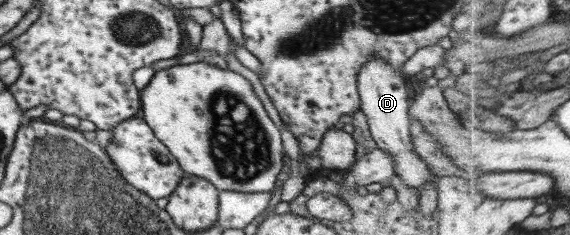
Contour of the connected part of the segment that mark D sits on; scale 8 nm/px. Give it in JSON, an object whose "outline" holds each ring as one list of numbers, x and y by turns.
{"outline":[[372,56,359,71,356,86,361,99,360,108,366,115,372,139,378,148,393,155,396,162,395,174,420,195,426,184,430,182,436,184,438,178,414,151,410,131,412,119,409,114,412,99,408,97,408,89,404,81,401,70,389,66,385,59]]}

